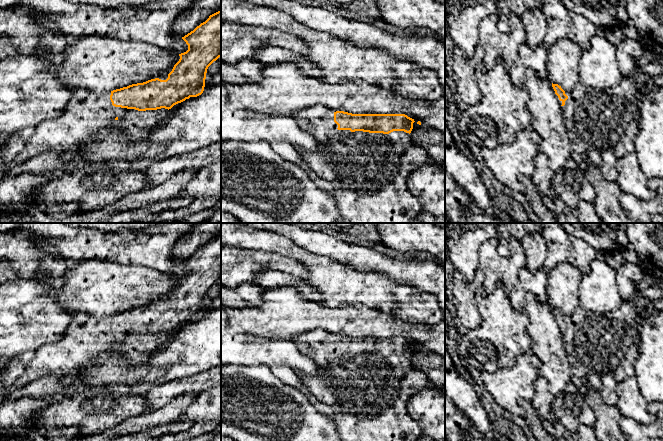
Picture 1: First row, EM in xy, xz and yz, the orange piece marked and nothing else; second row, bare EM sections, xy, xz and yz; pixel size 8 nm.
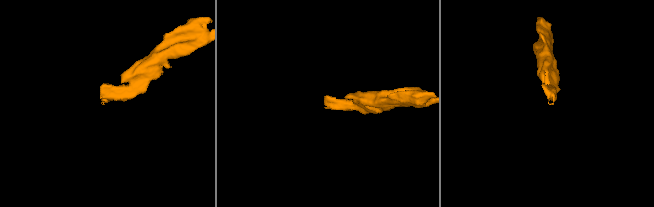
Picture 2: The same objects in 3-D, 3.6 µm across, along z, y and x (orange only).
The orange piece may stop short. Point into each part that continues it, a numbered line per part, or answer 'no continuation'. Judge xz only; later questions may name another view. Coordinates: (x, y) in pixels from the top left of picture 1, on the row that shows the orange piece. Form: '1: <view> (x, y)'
1: xz (368, 170)

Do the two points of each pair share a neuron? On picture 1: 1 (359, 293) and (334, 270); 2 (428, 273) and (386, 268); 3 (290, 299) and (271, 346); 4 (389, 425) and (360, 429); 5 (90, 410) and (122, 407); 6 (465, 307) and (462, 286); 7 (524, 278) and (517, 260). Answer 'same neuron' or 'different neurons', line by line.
1: same neuron
2: same neuron
3: different neurons
4: same neuron
5: same neuron
6: same neuron
7: different neurons

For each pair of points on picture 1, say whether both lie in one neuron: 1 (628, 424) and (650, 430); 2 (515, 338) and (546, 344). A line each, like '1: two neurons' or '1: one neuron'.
1: one neuron
2: two neurons

